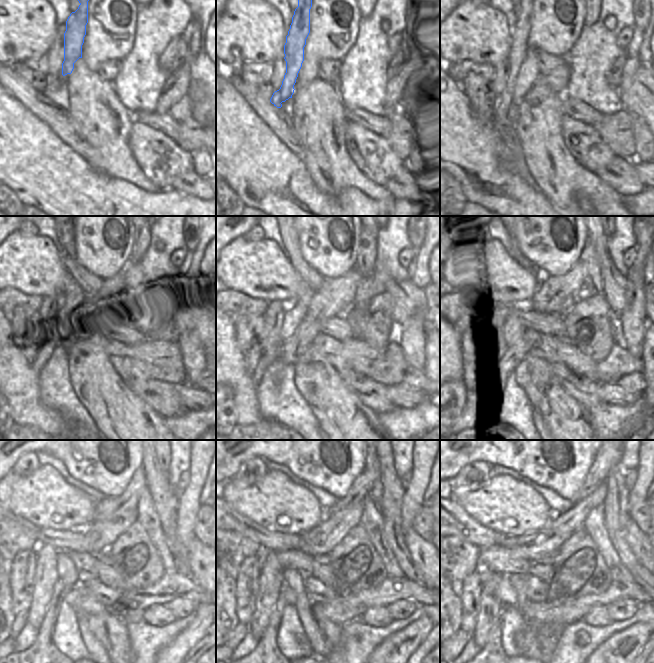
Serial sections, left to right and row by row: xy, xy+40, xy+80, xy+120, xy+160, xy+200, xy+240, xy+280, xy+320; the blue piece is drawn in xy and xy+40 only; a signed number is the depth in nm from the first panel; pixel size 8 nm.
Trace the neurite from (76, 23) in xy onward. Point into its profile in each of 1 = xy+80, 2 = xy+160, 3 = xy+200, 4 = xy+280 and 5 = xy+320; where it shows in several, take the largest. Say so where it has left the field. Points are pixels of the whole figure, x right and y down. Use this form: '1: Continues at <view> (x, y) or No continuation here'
1: Continues at xy+80 (505, 130)
2: Continues at xy+160 (278, 398)
3: Continues at xy+200 (512, 406)
4: Continues at xy+280 (292, 642)
5: Continues at xy+320 (512, 621)

